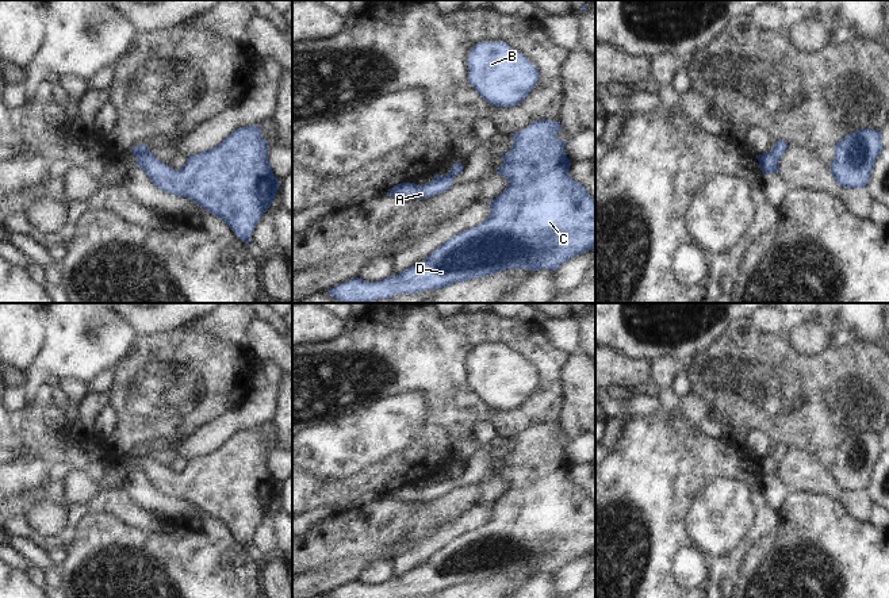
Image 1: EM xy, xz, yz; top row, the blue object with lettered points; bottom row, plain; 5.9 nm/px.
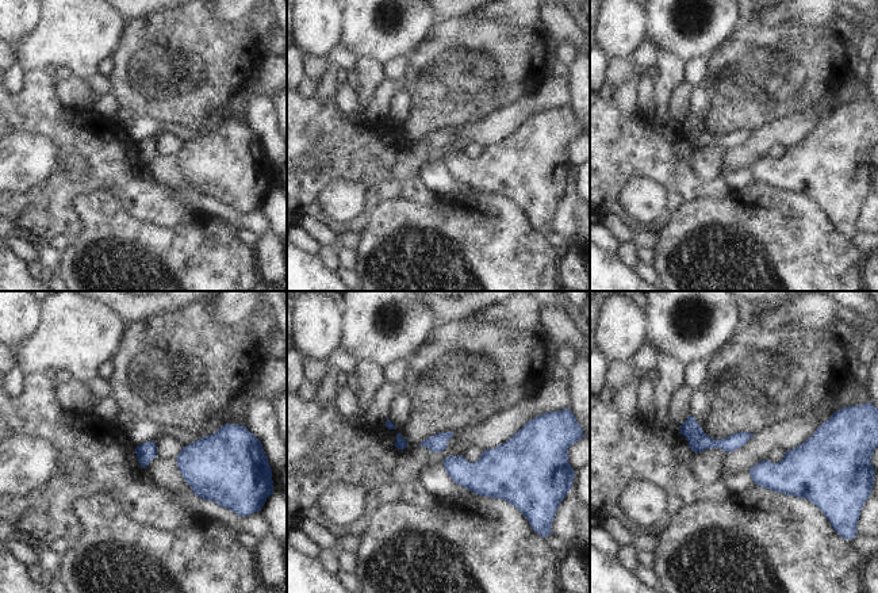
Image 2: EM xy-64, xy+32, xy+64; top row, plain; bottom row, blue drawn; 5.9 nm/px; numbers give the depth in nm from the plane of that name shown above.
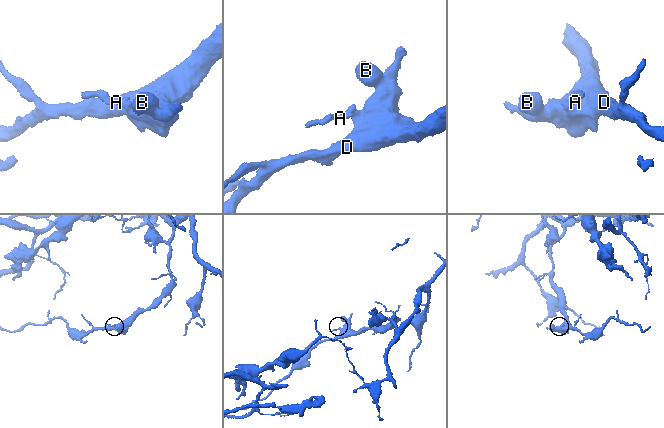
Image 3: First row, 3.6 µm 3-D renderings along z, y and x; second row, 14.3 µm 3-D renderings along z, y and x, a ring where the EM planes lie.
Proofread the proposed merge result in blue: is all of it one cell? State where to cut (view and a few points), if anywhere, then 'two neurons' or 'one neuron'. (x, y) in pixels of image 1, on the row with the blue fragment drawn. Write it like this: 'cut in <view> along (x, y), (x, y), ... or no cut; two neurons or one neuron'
cut in xy along (149, 150), (137, 158); two neurons

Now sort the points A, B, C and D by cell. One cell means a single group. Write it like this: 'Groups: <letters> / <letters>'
Groups: A / B C D

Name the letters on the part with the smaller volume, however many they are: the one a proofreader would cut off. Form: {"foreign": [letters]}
{"foreign": ["A"]}

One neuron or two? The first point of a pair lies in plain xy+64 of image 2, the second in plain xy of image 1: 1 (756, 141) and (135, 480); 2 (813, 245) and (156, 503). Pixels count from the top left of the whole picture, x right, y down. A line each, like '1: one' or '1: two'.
1: two
2: two

